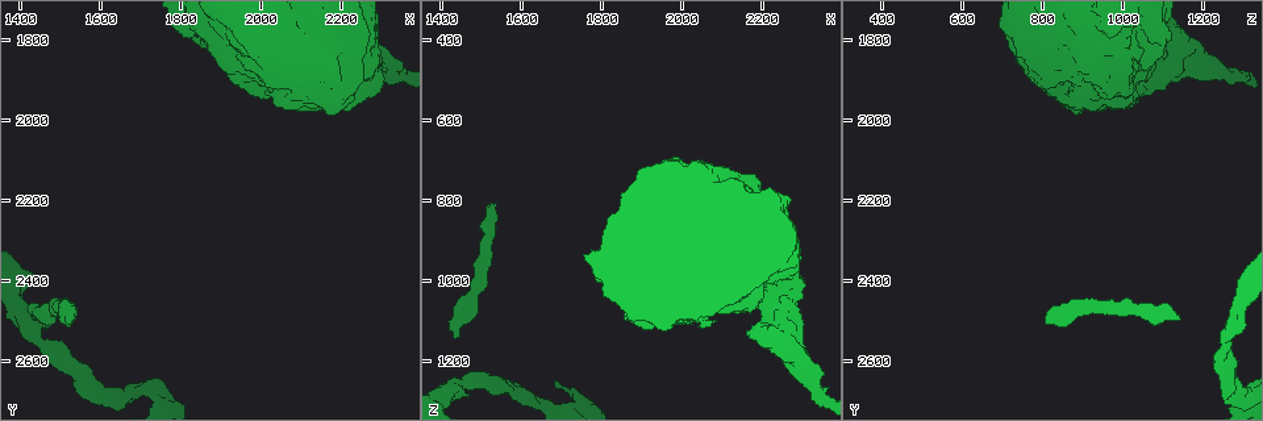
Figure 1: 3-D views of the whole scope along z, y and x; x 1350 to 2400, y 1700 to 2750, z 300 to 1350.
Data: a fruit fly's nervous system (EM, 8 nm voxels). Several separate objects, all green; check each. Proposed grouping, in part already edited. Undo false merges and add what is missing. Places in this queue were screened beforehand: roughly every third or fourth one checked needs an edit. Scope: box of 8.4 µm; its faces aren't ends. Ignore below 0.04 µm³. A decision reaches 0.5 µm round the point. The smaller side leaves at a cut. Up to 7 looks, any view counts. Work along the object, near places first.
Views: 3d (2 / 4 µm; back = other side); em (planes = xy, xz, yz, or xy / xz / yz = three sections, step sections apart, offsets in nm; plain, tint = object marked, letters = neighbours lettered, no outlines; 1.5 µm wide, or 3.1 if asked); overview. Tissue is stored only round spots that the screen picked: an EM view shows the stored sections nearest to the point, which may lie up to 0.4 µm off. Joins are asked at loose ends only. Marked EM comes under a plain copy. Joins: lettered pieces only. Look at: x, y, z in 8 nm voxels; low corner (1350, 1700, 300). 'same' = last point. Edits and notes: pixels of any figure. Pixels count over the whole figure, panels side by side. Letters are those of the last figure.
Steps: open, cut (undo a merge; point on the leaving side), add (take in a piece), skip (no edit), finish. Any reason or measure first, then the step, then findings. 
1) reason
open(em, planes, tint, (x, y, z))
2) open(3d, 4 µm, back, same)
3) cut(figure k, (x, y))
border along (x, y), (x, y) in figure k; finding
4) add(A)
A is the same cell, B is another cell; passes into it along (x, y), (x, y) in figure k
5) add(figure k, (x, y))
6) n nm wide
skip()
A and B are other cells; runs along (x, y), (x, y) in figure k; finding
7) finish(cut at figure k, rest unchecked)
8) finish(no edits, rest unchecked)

branch stops here
open(em, yz, step 8, letters, (1445, 2495, 1140))

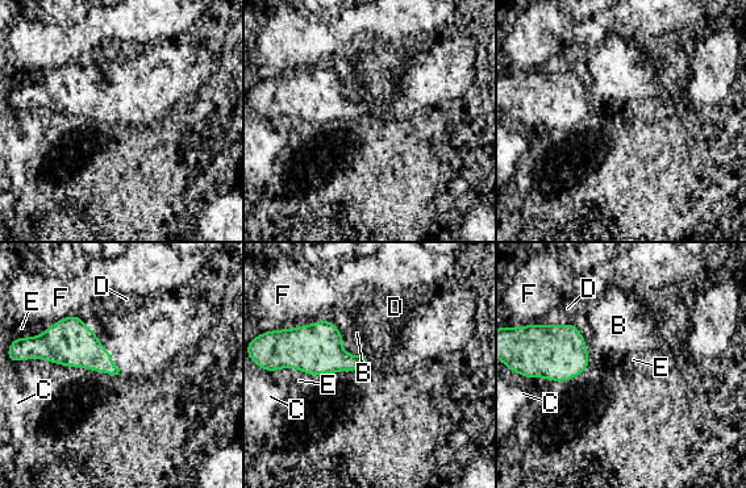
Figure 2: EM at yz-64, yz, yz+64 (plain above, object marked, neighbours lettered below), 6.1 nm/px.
E touches over 300 nm
skip()
B, C, D, E and F are other cells; border along (279, 368), (328, 375) in figure 2; no lettered piece goes on from it

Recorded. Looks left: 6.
thick turns thin
open(em, planes, tint, (2330, 1875, 1245))

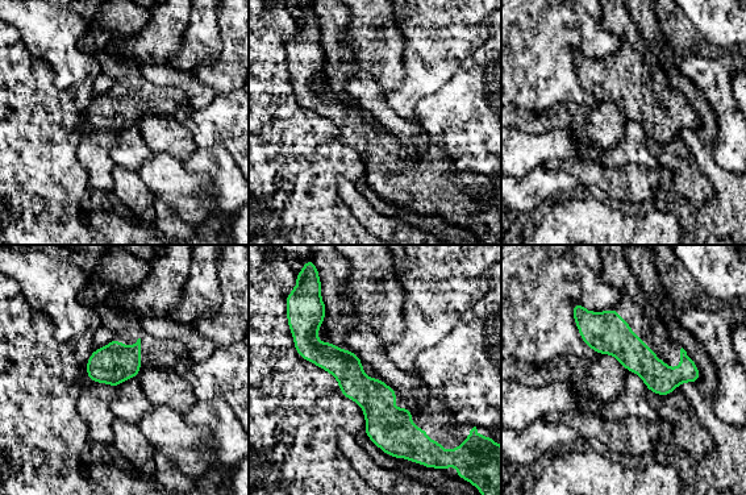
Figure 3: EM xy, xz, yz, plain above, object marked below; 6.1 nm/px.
open(em, planes, letters, same)

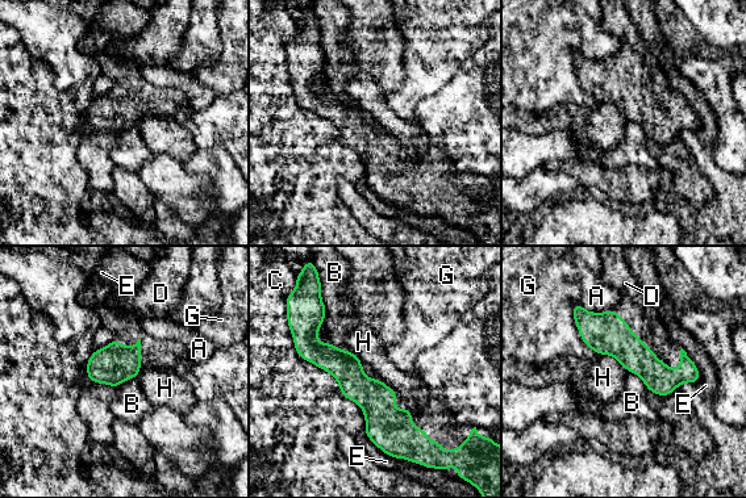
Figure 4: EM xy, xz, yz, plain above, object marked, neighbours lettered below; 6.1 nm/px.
G touches over 360 nm
skip()
A, B, C, D, E, G and H are other cells; runs along (319, 321), (313, 342), (417, 431) in figure 4; all the same cell

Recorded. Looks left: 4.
open(3d, 4 µm, (2300, 1910, 1010))

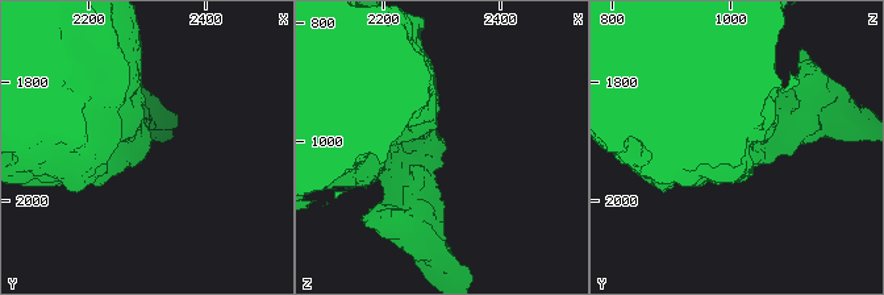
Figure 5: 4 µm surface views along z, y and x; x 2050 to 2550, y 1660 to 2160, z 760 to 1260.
open(em, xy, step 8, tint, (2305, 1915, 1010))

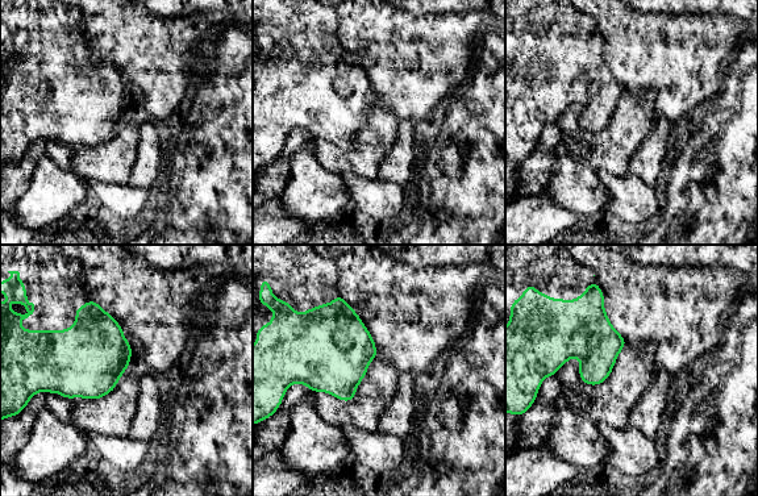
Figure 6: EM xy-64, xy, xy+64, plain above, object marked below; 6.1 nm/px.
open(em, planes, letters, same)

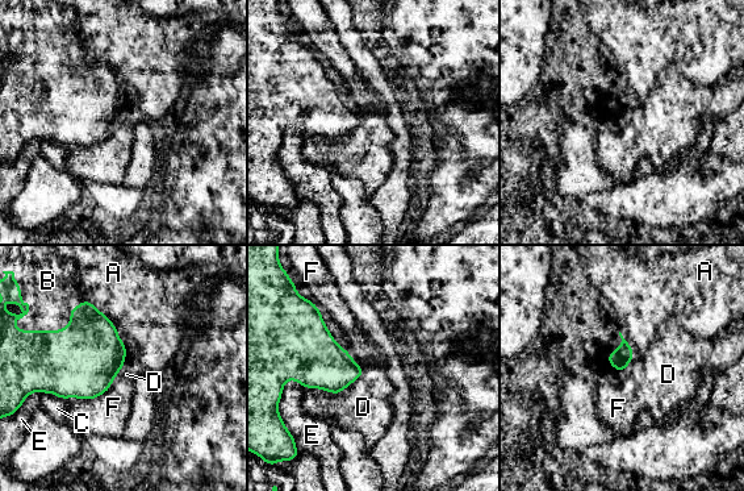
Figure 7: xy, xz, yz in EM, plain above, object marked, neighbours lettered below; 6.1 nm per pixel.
skip()
A, B, C, D, E and F are other cells; border along (364, 371), (338, 394), (327, 392) in figure 7; no lettered piece goes on from it

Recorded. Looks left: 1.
finish(no edits, rest unchecked)

